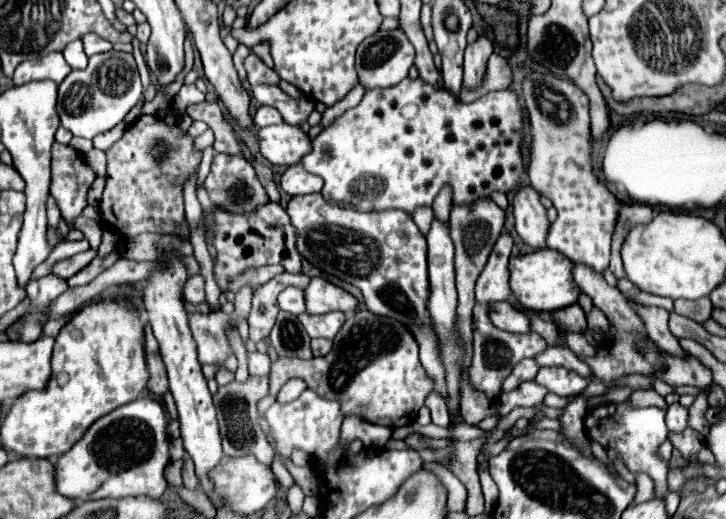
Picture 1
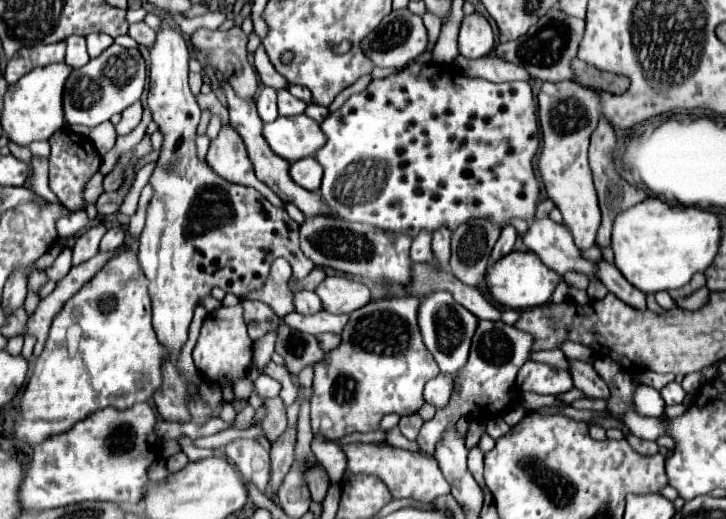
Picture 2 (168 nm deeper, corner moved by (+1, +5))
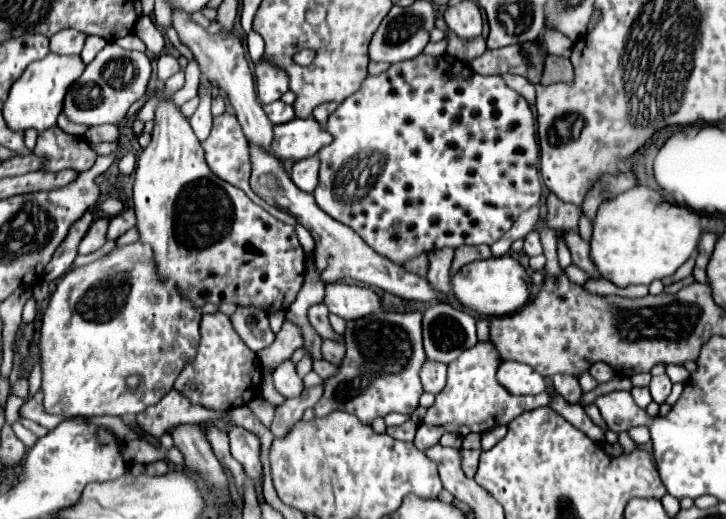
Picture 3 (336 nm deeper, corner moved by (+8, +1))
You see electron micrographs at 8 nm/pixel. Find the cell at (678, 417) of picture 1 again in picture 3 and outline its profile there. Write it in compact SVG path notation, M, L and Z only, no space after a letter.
M666 374L652 378L650 392L652 392L652 398L654 398L656 404L664 404L668 394L670 394L670 390L672 390L672 382L670 382L670 378Z

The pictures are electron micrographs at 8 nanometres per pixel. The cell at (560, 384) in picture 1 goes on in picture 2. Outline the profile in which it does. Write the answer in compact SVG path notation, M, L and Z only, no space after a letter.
M527 360L517 374L517 386L523 392L563 394L573 388L573 380L567 370L559 370L541 362Z

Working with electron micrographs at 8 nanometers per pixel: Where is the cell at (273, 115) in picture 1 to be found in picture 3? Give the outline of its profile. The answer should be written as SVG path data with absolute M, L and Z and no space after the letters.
M262 58L262 62L256 66L256 92L258 92L260 104L266 106L266 104L272 104L274 100L280 100L280 96L286 90L288 90L288 78L284 76L284 72L280 72L278 68L272 68Z

